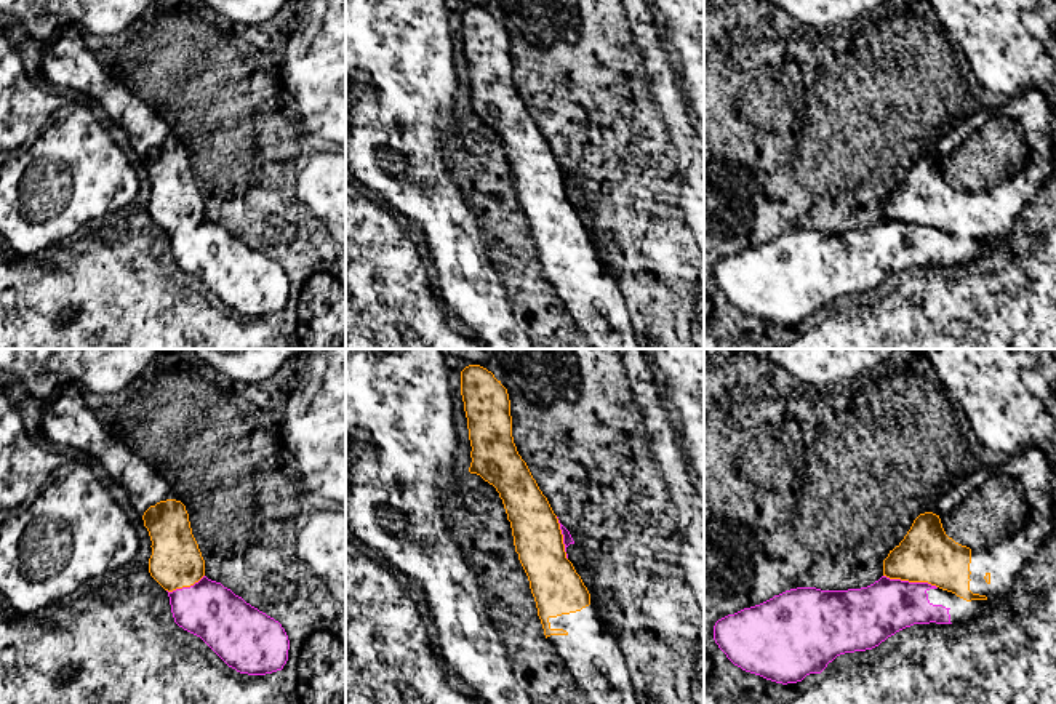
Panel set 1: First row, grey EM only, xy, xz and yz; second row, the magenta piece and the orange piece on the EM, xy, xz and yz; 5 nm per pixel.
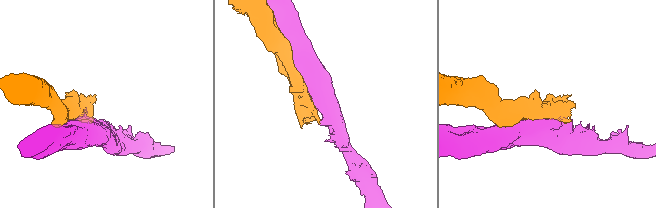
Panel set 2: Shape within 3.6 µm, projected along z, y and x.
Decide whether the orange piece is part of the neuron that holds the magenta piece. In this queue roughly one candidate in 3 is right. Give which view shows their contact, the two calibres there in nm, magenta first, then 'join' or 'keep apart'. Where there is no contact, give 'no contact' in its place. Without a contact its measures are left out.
yz | 280/280 nm | keep apart

